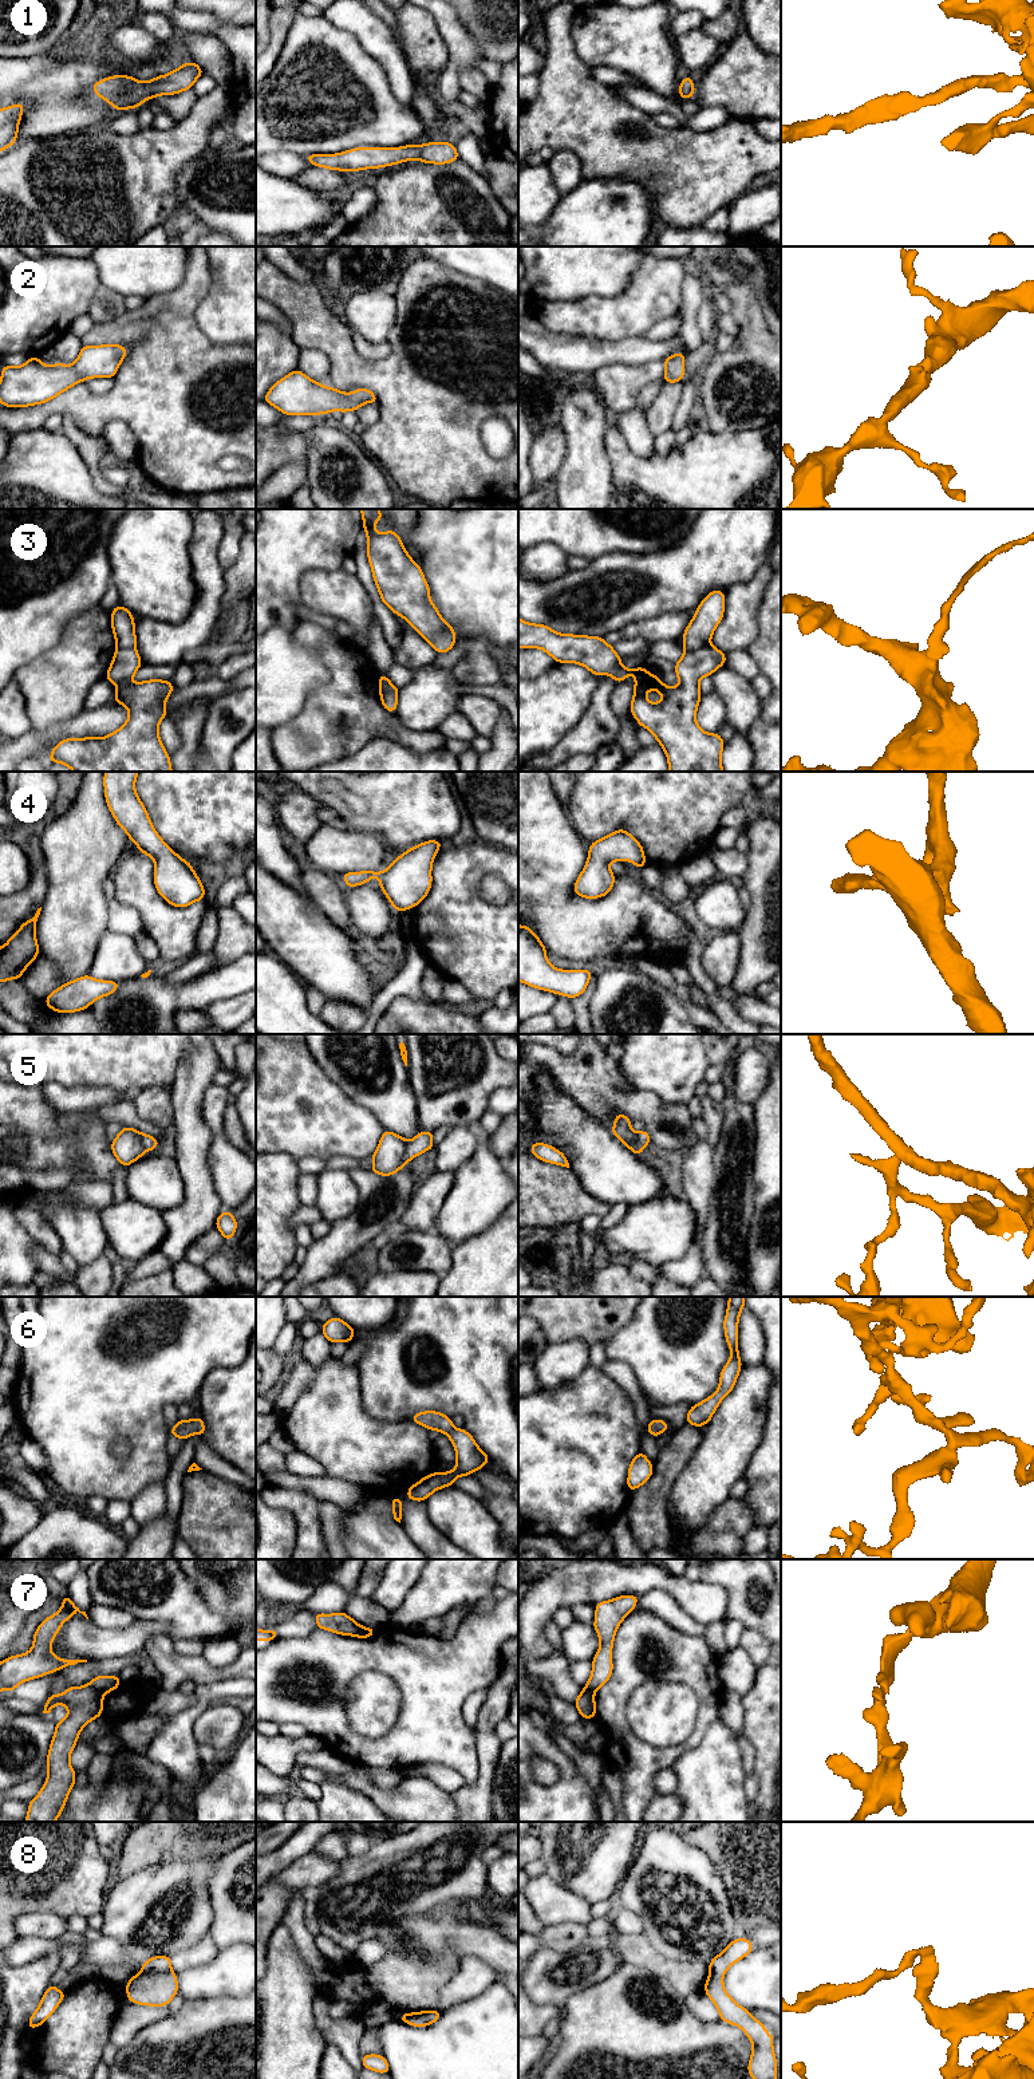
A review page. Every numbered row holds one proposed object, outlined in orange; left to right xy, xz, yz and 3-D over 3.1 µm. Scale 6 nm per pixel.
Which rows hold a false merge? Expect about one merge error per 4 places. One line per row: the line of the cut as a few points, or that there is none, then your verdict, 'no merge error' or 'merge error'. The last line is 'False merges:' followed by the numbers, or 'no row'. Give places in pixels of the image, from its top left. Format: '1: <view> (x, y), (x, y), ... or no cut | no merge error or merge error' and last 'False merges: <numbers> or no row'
1: no cut | no merge error
2: no cut | no merge error
3: yz (709, 643), (685, 651) | merge error
4: no cut | no merge error
5: xz (407, 1141), (402, 1164) | merge error
6: no cut | no merge error
7: xy (87, 1684), (102, 1695) | merge error
8: xy (170, 1969), (162, 1973), (141, 1972) | merge error
False merges: 3, 5, 7, 8

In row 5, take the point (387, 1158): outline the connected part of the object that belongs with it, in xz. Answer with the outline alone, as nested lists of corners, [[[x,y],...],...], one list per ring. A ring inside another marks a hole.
[[[383,1131],[378,1148],[372,1157],[371,1172],[380,1176],[392,1176],[403,1168],[402,1160],[407,1141],[390,1131]]]

